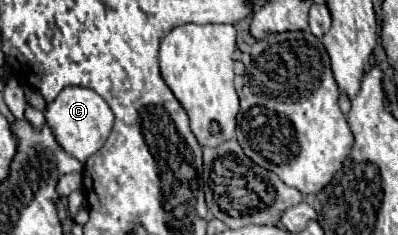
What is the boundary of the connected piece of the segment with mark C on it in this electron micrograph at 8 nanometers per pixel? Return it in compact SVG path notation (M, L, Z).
M70 86L64 88L58 94L58 98L46 106L46 122L50 124L58 144L84 164L94 152L98 152L104 146L106 138L110 136L114 126L114 112L106 104L106 100L98 96L92 88Z

